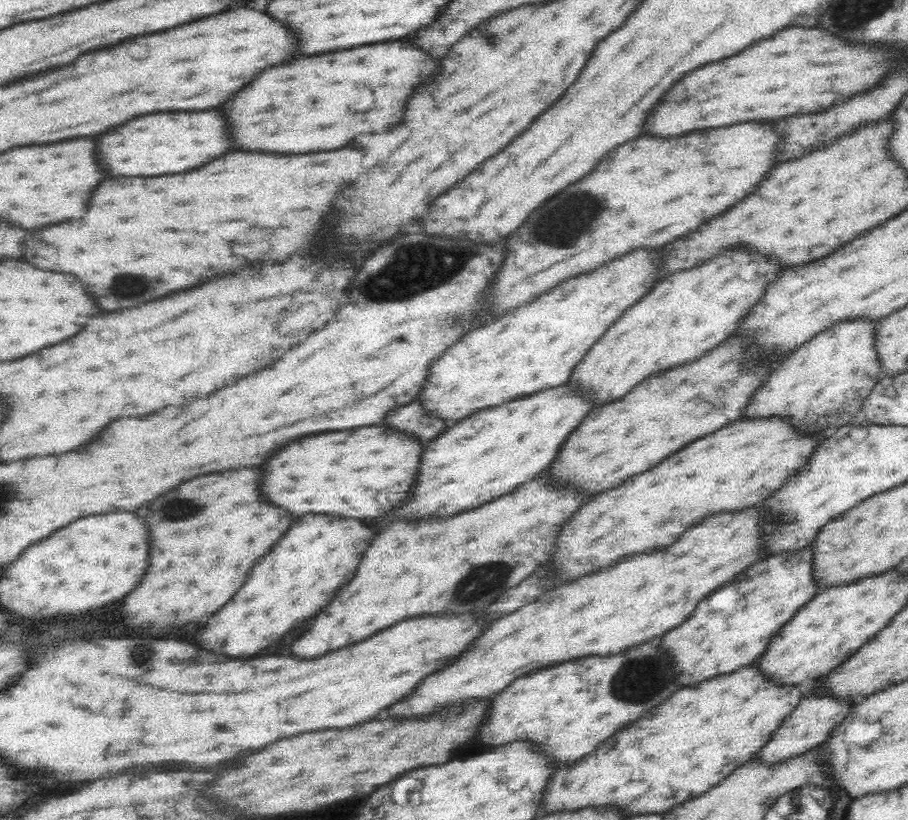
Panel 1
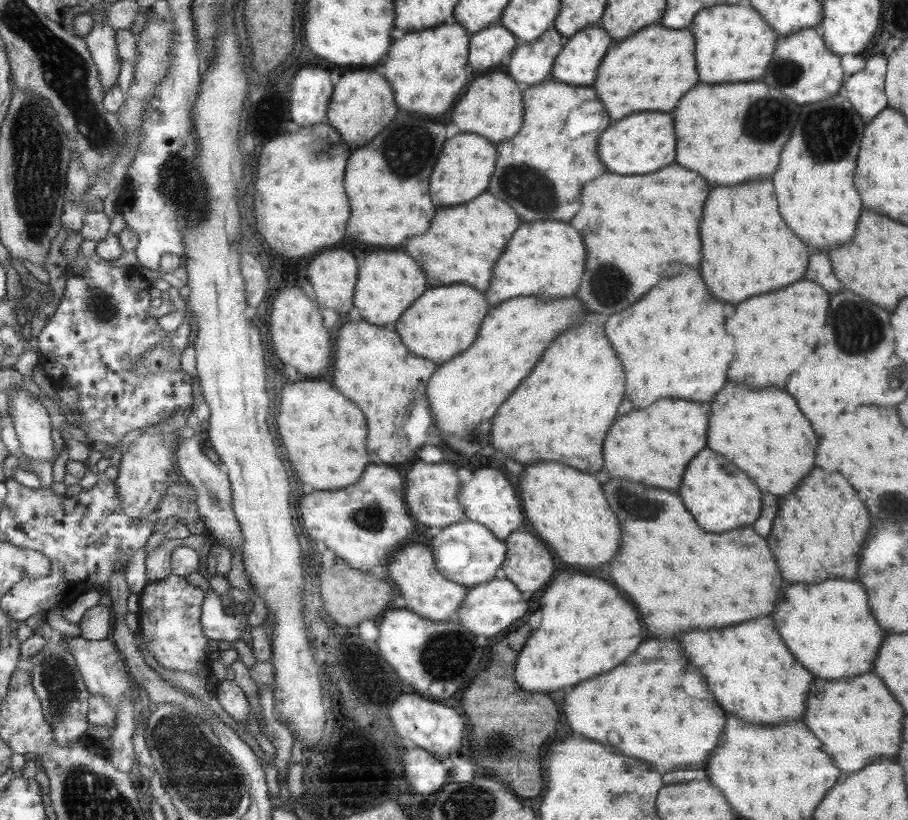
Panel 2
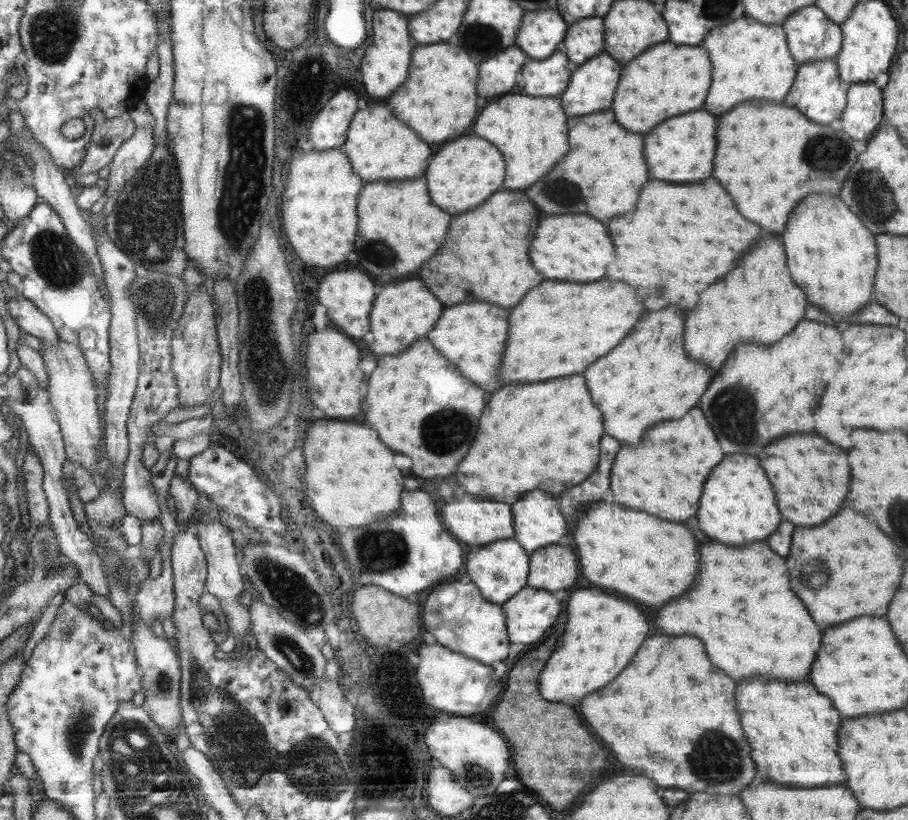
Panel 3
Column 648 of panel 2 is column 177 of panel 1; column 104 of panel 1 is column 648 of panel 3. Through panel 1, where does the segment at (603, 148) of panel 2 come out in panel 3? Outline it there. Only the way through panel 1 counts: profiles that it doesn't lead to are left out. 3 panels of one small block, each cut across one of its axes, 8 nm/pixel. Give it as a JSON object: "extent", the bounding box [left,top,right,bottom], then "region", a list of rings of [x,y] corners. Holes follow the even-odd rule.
{"extent":[643,112,715,184],"region":[[[689,112],[687,116],[675,116],[671,120],[663,120],[643,136],[647,140],[647,148],[643,156],[647,156],[647,168],[651,168],[651,176],[657,180],[681,184],[681,182],[697,182],[711,176],[711,160],[715,152],[715,118],[699,112]]]}

